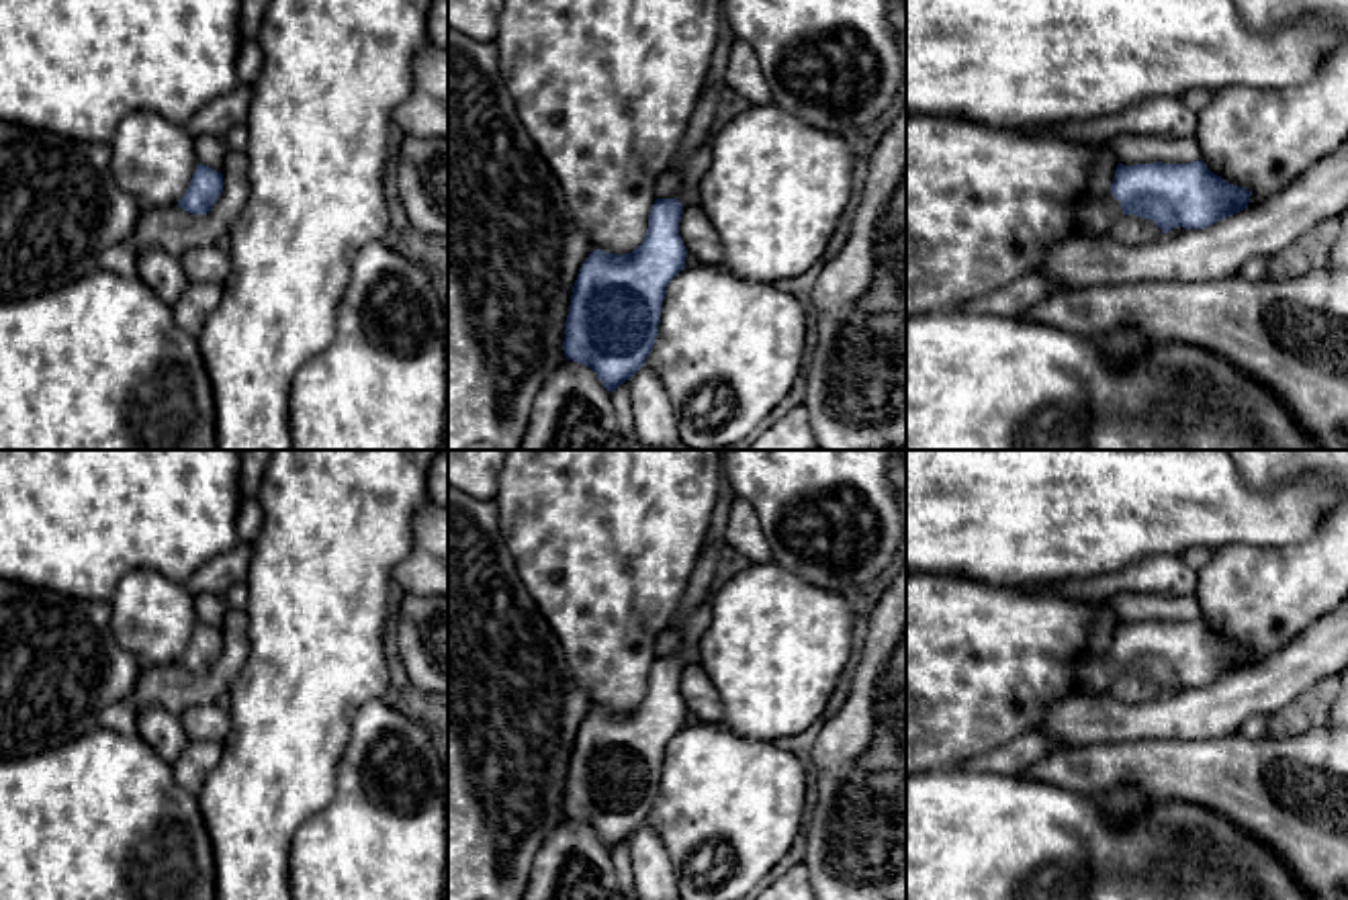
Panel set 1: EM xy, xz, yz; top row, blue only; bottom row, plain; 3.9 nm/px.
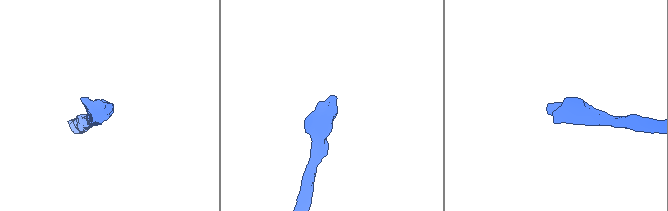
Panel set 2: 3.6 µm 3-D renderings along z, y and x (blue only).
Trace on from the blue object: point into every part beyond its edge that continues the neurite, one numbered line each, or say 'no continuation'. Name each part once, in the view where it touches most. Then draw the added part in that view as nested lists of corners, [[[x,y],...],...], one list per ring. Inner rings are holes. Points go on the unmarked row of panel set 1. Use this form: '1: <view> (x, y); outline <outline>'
1: yz (1095, 671); outline [[[1086,648],[1074,665],[1076,691],[1084,695],[1109,693],[1117,675],[1123,673],[1121,661],[1109,652]]]

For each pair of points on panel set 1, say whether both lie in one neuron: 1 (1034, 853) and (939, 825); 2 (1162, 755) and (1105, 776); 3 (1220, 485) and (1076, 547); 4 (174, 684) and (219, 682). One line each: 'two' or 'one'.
1: one
2: one
3: one
4: one

